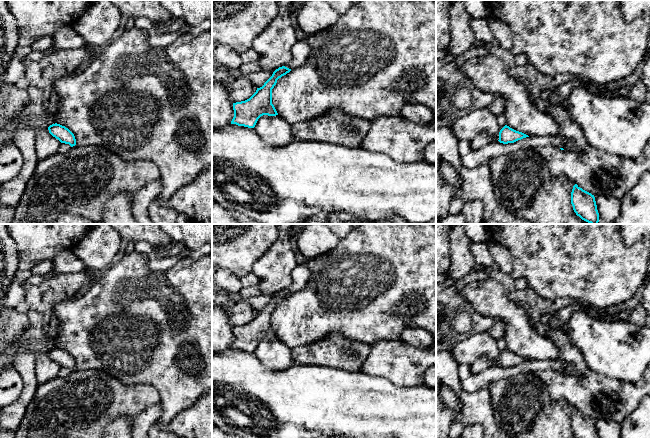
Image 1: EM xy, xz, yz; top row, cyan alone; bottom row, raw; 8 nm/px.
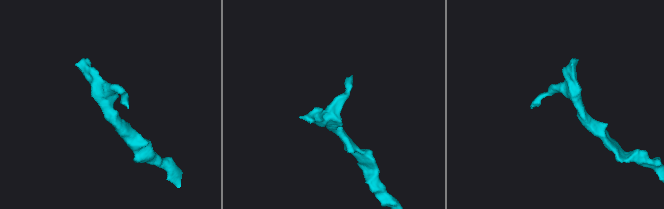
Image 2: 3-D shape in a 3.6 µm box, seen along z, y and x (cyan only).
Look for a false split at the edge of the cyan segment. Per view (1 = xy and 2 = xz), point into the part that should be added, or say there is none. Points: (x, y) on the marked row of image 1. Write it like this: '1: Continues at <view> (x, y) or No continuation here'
1: No continuation here
2: No continuation here

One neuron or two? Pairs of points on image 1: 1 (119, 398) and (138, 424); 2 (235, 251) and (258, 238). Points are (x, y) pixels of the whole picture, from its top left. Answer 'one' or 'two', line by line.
1: two
2: one

